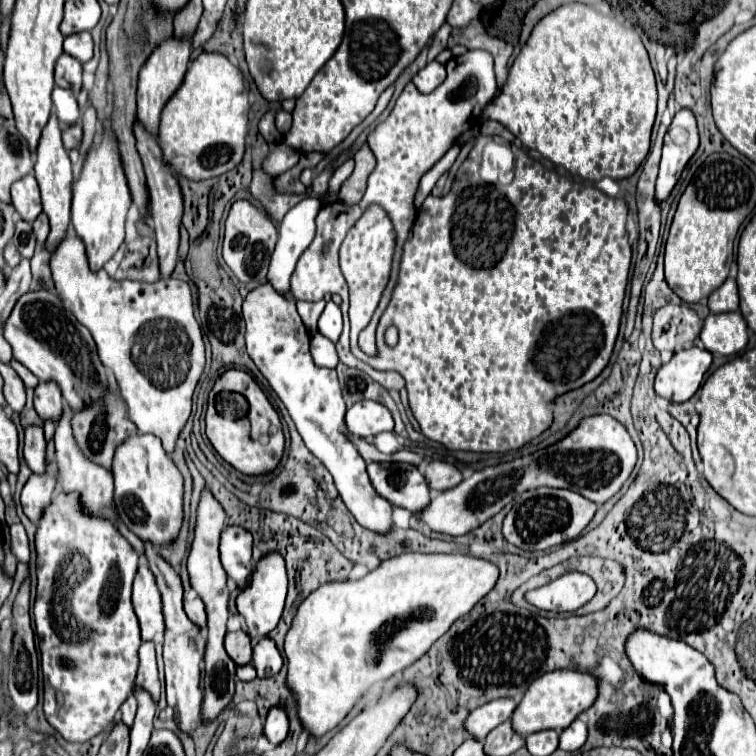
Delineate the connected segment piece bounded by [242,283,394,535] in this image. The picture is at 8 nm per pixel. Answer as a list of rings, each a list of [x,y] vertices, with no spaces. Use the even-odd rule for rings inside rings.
[[[264,283],[248,293],[243,300],[242,318],[245,321],[246,350],[250,359],[256,363],[260,373],[268,379],[270,387],[276,391],[280,401],[286,405],[294,425],[306,447],[322,461],[322,465],[332,473],[336,489],[354,515],[354,519],[378,533],[386,535],[392,531],[392,505],[384,501],[372,489],[366,473],[366,463],[356,451],[356,447],[340,431],[344,425],[346,405],[338,385],[334,369],[318,367],[310,355],[310,335],[296,313],[296,299],[280,297],[272,285]]]

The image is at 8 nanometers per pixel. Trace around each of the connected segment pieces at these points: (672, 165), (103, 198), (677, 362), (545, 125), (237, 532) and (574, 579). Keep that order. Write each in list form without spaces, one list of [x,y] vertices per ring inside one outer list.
[[[678,109],[664,137],[660,175],[656,181],[656,199],[664,201],[676,181],[680,179],[686,163],[698,149],[698,127],[696,117],[690,109]]]
[[[104,131],[102,145],[86,155],[80,179],[72,187],[72,227],[86,245],[86,257],[92,271],[100,271],[112,259],[124,241],[124,221],[132,205],[120,155],[114,137]]]
[[[690,347],[674,353],[670,363],[662,365],[656,375],[656,393],[674,403],[688,401],[704,383],[704,375],[712,365],[712,353]]]
[[[584,3],[562,5],[536,23],[510,67],[500,95],[484,109],[484,117],[500,121],[524,147],[538,151],[554,166],[564,167],[582,179],[600,181],[604,177],[630,177],[648,155],[658,99],[654,71],[630,73],[630,57],[648,57],[648,51],[634,29]]]
[[[228,525],[220,537],[220,559],[228,577],[242,589],[252,575],[252,535],[238,525]]]
[[[570,571],[540,589],[528,591],[524,599],[542,611],[572,613],[586,605],[594,597],[594,593],[596,585],[586,573]]]

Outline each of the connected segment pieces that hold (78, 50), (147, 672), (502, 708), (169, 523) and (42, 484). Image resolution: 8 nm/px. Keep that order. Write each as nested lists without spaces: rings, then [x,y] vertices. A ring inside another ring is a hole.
[[[88,31],[74,33],[64,37],[64,51],[72,57],[76,57],[80,63],[86,63],[92,59],[92,37]]]
[[[142,643],[140,645],[140,667],[134,685],[138,689],[144,689],[150,693],[152,699],[160,701],[160,679],[158,679],[158,669],[156,669],[156,653],[154,653],[154,643]]]
[[[510,697],[490,701],[490,703],[474,709],[470,713],[470,717],[466,719],[466,729],[468,729],[468,733],[474,739],[484,741],[486,735],[494,727],[498,727],[500,723],[504,723],[506,719],[510,719],[510,715],[514,713],[514,709],[516,709],[516,701],[512,701]]]
[[[154,435],[128,437],[116,449],[114,465],[114,503],[122,523],[142,541],[150,541],[156,549],[172,545],[184,521],[184,479],[172,457],[162,449]]]
[[[32,473],[28,483],[22,489],[22,507],[24,507],[24,515],[36,523],[40,521],[44,509],[52,503],[52,495],[56,489],[56,477],[52,473]]]

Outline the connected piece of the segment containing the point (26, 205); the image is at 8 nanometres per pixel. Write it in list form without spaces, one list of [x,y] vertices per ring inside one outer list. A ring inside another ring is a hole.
[[[34,175],[22,177],[20,181],[16,181],[12,185],[12,203],[14,203],[16,211],[20,213],[20,217],[28,223],[32,223],[40,215],[40,211],[42,211],[40,189],[38,189]]]

